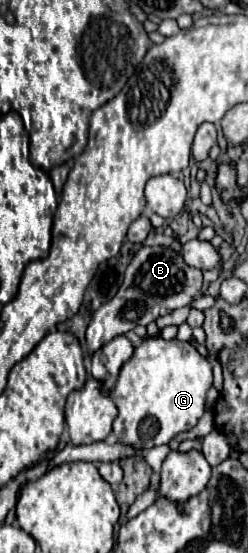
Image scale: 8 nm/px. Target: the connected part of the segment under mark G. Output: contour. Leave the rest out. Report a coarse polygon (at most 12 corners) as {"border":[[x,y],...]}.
{"border":[[145,338],[119,370],[113,434],[139,450],[199,422],[211,362]]}

